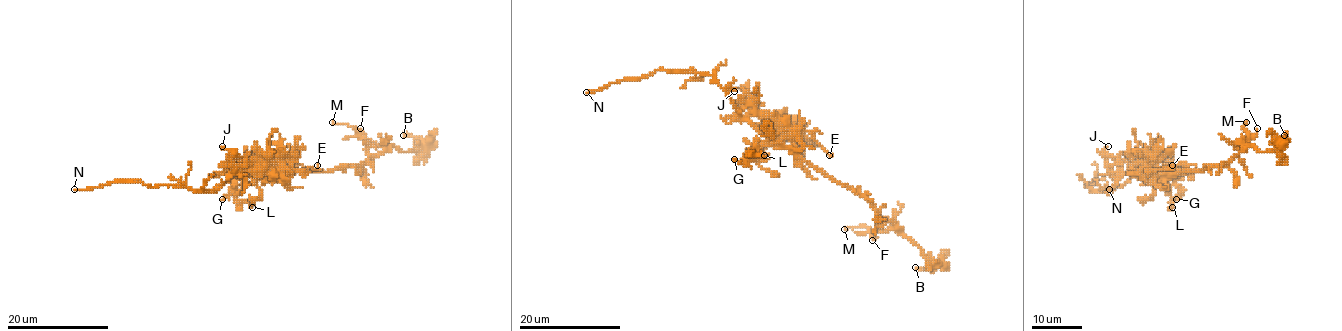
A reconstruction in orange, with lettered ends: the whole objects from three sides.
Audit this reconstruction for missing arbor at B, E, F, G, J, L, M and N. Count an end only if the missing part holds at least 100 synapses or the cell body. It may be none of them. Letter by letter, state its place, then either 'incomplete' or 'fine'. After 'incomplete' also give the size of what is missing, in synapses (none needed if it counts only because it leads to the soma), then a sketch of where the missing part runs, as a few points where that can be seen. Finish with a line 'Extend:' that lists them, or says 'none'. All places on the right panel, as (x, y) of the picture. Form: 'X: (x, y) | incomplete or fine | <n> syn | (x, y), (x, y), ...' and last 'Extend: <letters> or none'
B: (1284, 135) | fine
E: (1172, 165) | fine
F: (1257, 128) | fine
G: (1176, 199) | fine
J: (1108, 146) | fine
L: (1172, 207) | fine
M: (1246, 122) | fine
N: (1109, 189) | incomplete
Extend: N

